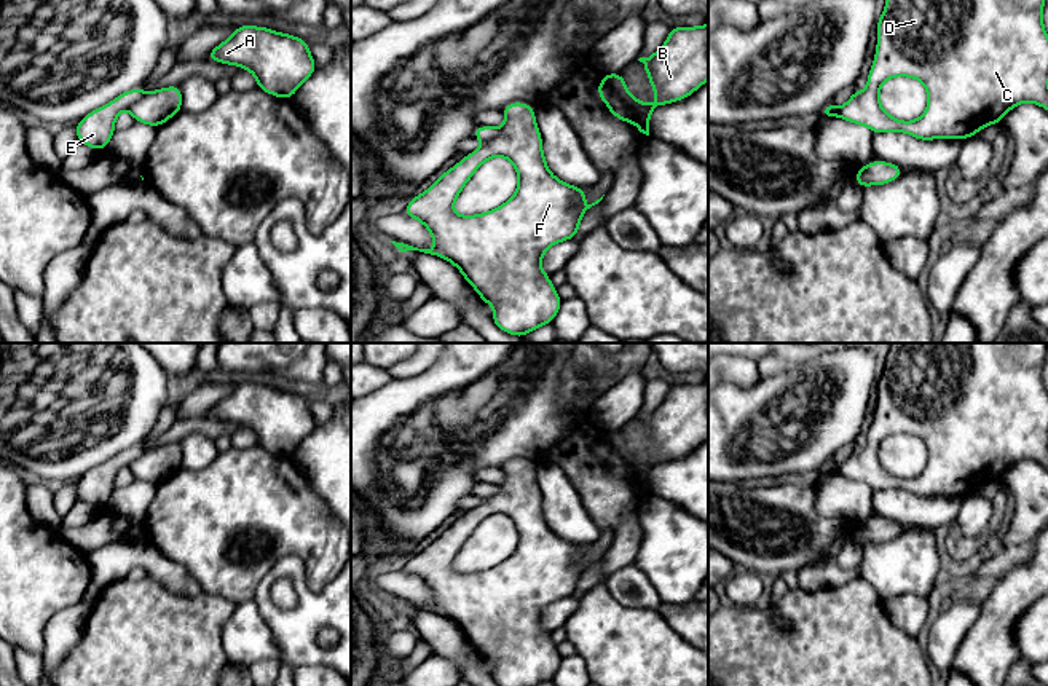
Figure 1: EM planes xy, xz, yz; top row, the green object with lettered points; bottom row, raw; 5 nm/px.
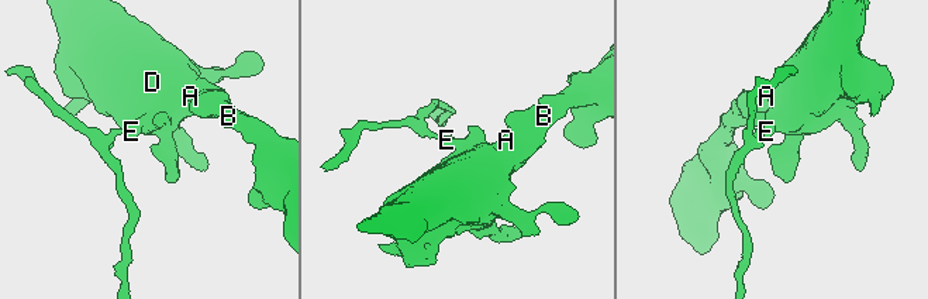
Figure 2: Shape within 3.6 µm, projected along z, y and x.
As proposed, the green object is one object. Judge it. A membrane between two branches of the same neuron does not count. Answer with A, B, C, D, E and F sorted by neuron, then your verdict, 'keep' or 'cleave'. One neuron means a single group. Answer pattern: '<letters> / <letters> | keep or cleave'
A B C D F / E | cleave

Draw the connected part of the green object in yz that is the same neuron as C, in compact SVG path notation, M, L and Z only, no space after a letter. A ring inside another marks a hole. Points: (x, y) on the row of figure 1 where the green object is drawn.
M887 0L876 24L877 48L868 86L839 110L828 102L820 116L837 116L874 132L906 132L919 140L973 137L1000 120L1018 104L1032 102L1048 110L1048 35L1043 27L1045 0ZM895 77L919 80L928 94L924 115L912 121L890 116L881 105L884 81Z

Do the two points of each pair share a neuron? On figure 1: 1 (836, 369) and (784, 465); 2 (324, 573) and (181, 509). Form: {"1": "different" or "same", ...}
{"1": "same", "2": "same"}

